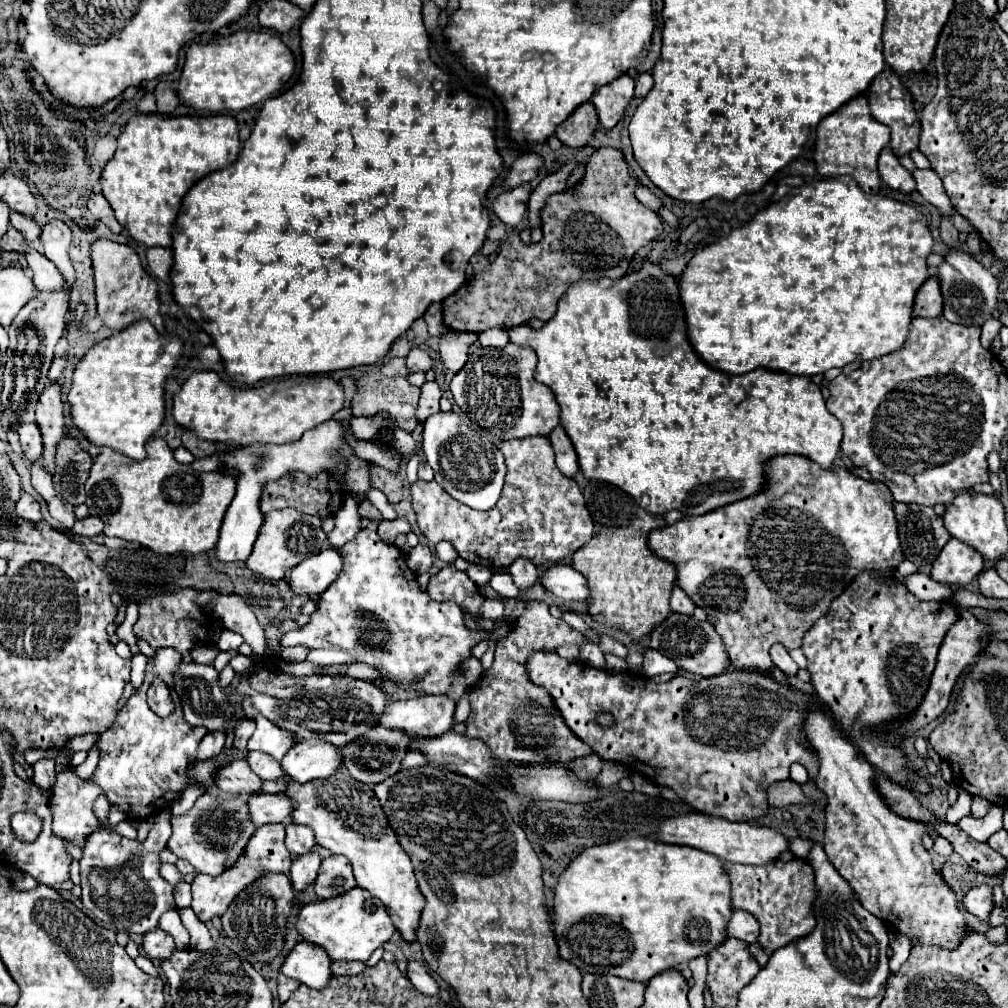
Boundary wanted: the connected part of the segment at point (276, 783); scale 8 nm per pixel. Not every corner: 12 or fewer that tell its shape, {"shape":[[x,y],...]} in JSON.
{"shape":[[288,774],[278,780],[266,780],[266,794],[282,794],[292,778]]}

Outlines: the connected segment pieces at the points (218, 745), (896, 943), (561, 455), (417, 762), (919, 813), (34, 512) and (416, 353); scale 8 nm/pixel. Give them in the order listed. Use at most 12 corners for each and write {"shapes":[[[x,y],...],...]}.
{"shapes":[[[208,732],[198,746],[200,758],[220,752],[226,742],[224,732]],[[892,934],[890,948],[890,972],[896,974],[902,962],[908,958],[912,946],[908,938]],[[558,426],[548,438],[558,470],[568,478],[580,472],[568,434]],[[411,750],[401,763],[402,769],[425,765],[420,750]],[[876,776],[888,806],[904,818],[936,824],[936,818],[898,784]],[[26,492],[16,502],[16,514],[40,522],[40,504]],[[412,348],[406,356],[410,372],[428,372],[432,358]]]}

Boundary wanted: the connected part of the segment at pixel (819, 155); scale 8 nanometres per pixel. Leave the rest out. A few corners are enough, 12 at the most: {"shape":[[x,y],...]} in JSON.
{"shape":[[860,94],[818,124],[822,176],[850,176],[864,192],[882,182],[890,142]]}

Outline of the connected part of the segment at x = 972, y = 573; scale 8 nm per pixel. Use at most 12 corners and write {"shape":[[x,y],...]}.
{"shape":[[950,538],[932,578],[968,586],[984,570],[982,556]]}

